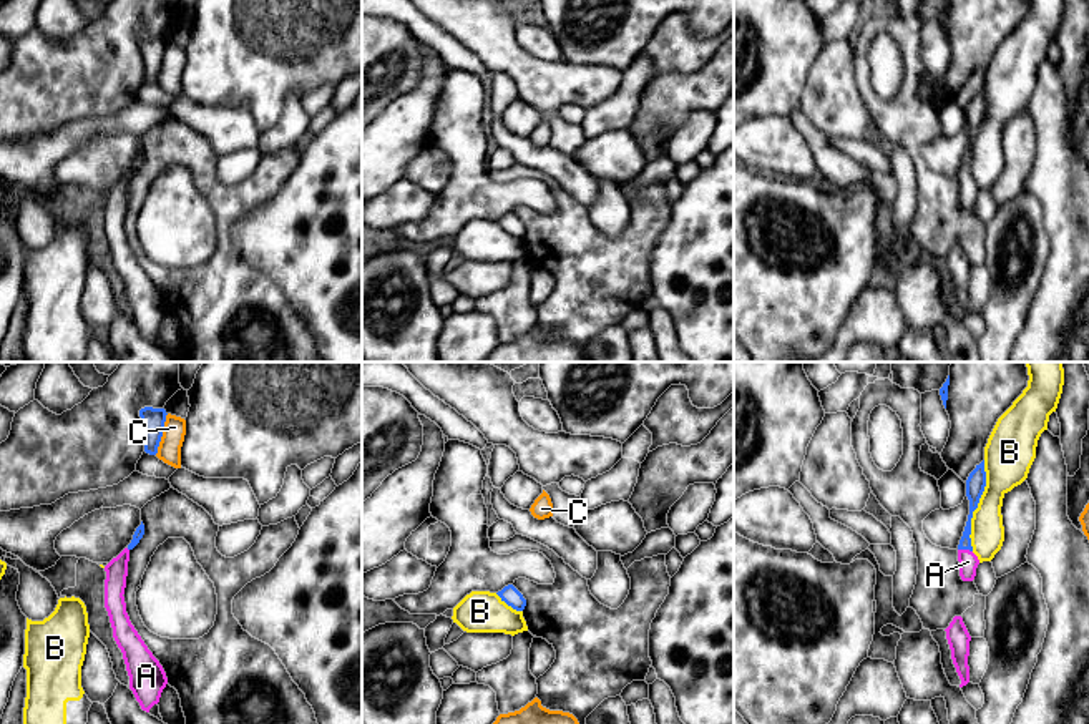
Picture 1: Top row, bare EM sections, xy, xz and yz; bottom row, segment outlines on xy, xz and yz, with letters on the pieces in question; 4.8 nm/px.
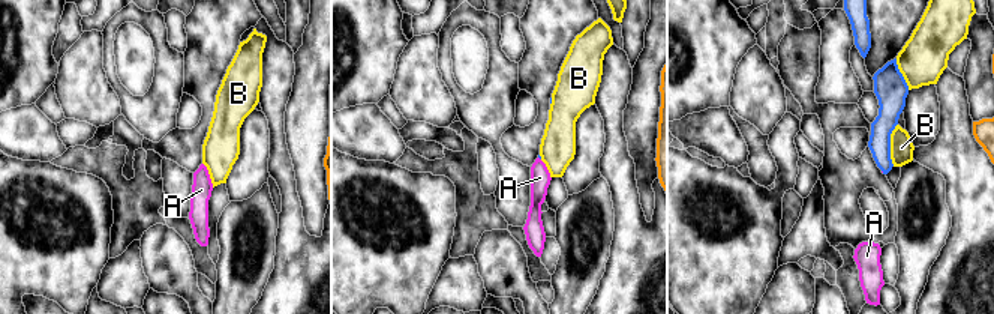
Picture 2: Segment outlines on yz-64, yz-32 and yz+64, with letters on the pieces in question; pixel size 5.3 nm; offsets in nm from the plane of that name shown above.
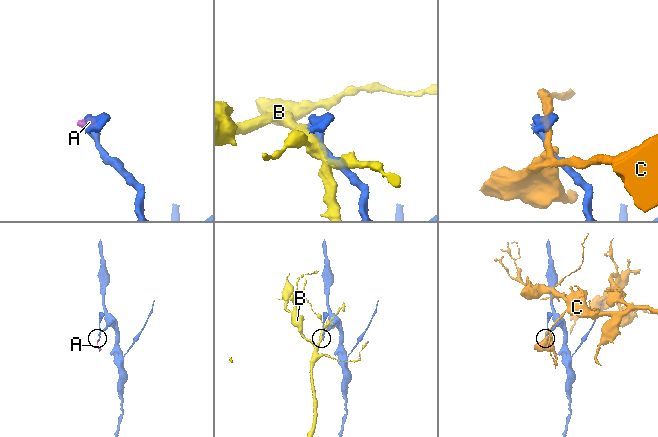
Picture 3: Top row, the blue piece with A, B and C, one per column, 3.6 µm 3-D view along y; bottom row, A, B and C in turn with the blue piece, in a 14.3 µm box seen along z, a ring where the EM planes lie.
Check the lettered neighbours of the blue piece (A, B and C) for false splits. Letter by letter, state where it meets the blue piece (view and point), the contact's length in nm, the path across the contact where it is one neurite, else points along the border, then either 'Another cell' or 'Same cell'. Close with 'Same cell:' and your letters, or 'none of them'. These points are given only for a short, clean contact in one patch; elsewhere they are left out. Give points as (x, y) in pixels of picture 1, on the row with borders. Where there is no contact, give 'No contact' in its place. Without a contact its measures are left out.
A: Touches blue at yz (965, 548). Shared border 70 nm. Path across: yz (965, 543), (965, 548), (968, 562). Same cell
B: Touches blue at yz (976, 505). Shared border 440 nm. Another cell
C: Touches blue at xy (161, 434). Shared border 220 nm. Another cell
Same cell: A

